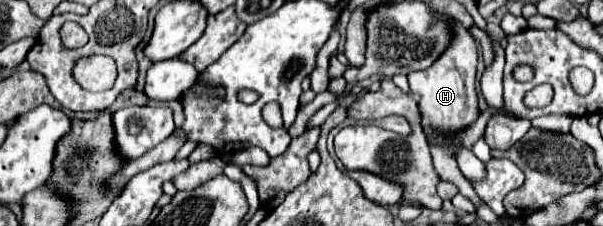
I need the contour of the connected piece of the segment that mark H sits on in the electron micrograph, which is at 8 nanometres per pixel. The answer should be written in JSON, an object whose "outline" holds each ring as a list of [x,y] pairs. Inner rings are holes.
{"outline":[[[455,18],[449,20],[451,42],[447,50],[437,58],[437,64],[431,64],[427,70],[409,72],[409,88],[411,92],[419,92],[419,110],[421,124],[425,134],[437,144],[453,142],[455,148],[461,146],[459,140],[451,140],[451,136],[467,126],[471,126],[477,116],[477,92],[475,92],[475,72],[477,72],[477,46],[471,32]]]}

